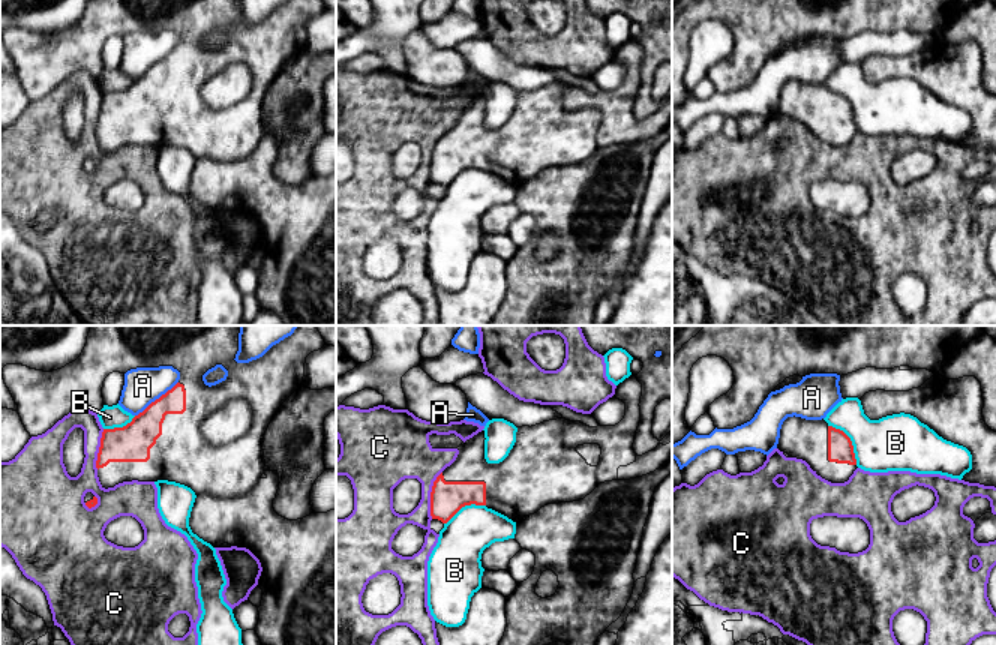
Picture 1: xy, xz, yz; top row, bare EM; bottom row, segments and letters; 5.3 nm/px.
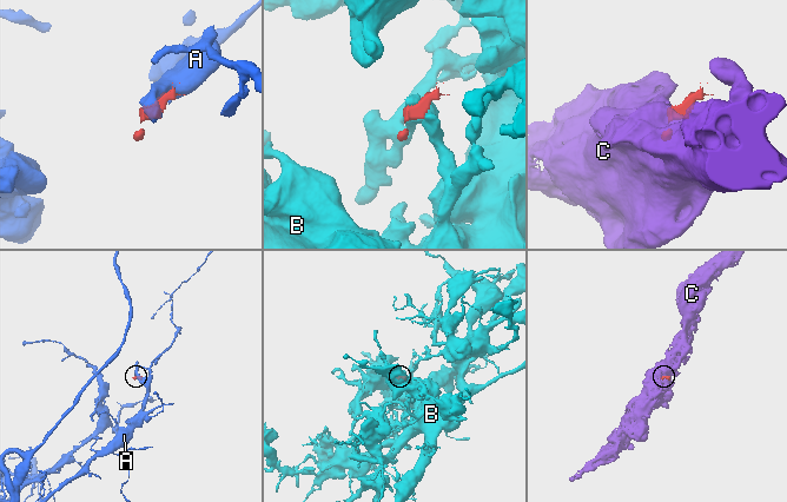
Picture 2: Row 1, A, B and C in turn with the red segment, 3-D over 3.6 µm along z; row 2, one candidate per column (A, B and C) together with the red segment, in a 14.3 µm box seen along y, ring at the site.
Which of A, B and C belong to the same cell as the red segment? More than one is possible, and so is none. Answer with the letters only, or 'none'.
none

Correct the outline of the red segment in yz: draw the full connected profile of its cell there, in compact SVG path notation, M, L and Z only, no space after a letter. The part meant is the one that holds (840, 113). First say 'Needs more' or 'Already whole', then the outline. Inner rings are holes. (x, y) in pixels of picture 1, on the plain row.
Needs more. M788 81L780 93L777 112L806 124L831 147L844 147L854 138L856 123L850 102L822 84Z

